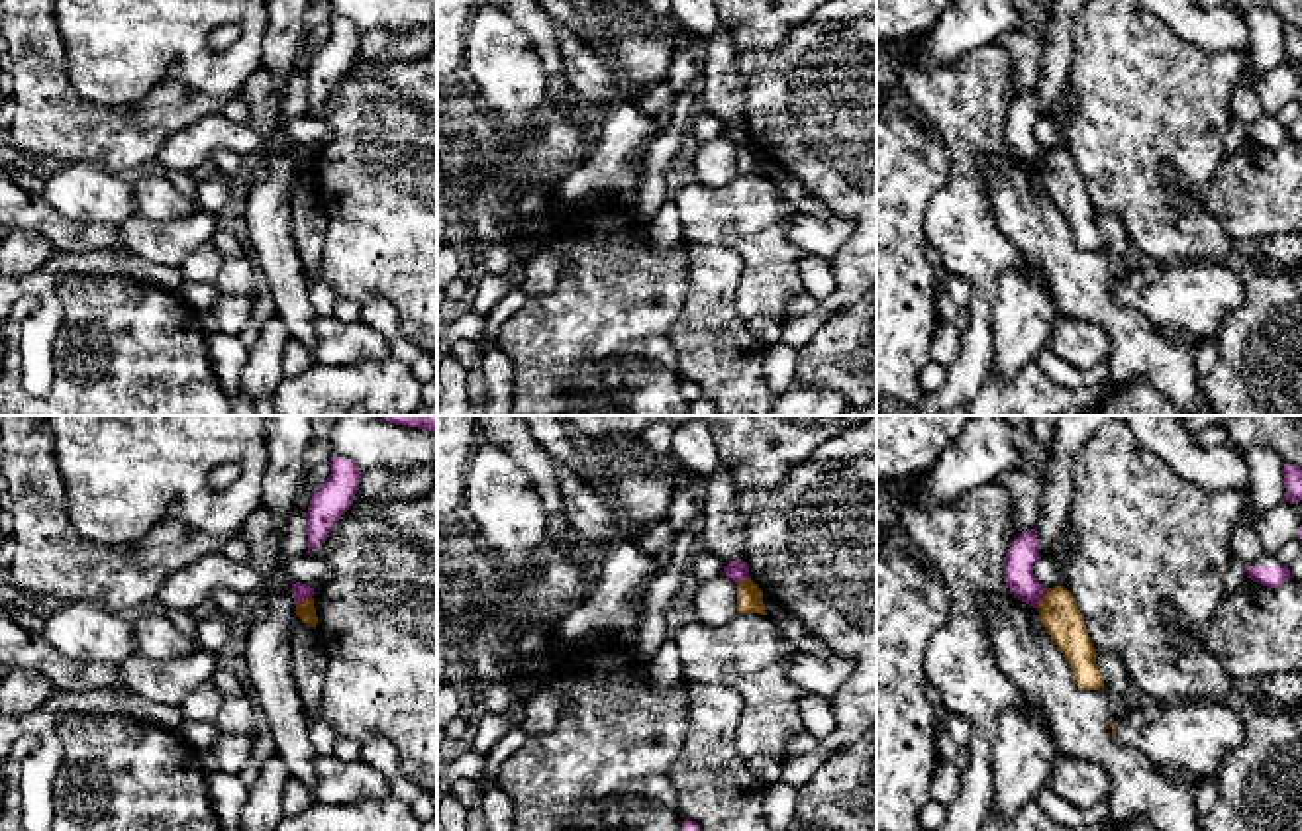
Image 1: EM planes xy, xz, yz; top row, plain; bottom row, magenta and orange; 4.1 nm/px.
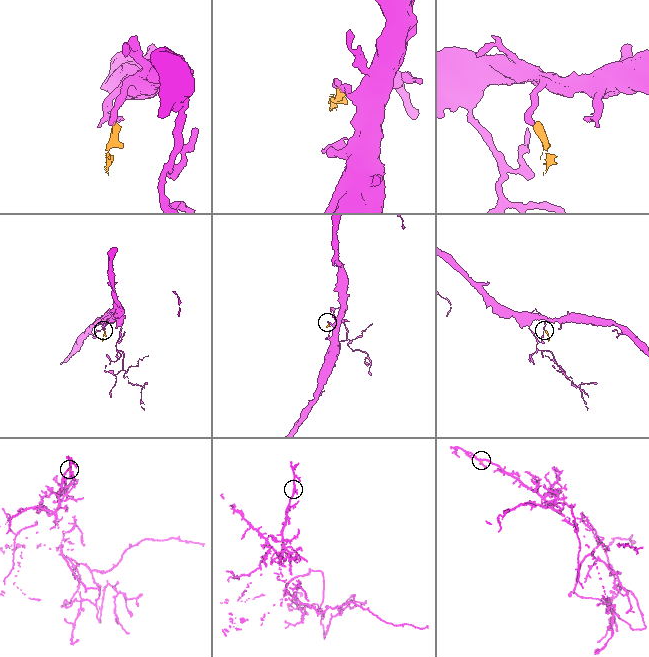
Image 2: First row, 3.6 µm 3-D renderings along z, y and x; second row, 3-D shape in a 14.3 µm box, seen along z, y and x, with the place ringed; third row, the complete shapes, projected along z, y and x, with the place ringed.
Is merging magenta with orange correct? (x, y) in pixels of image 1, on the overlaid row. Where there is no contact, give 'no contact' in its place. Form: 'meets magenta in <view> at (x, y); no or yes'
meets magenta in yz at (1042, 598); no

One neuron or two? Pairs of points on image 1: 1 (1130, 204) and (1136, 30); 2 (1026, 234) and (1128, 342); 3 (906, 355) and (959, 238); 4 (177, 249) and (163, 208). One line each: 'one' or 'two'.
1: one
2: one
3: two
4: two

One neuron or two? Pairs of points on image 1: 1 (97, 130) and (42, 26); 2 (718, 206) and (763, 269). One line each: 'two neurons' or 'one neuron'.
1: one neuron
2: one neuron

